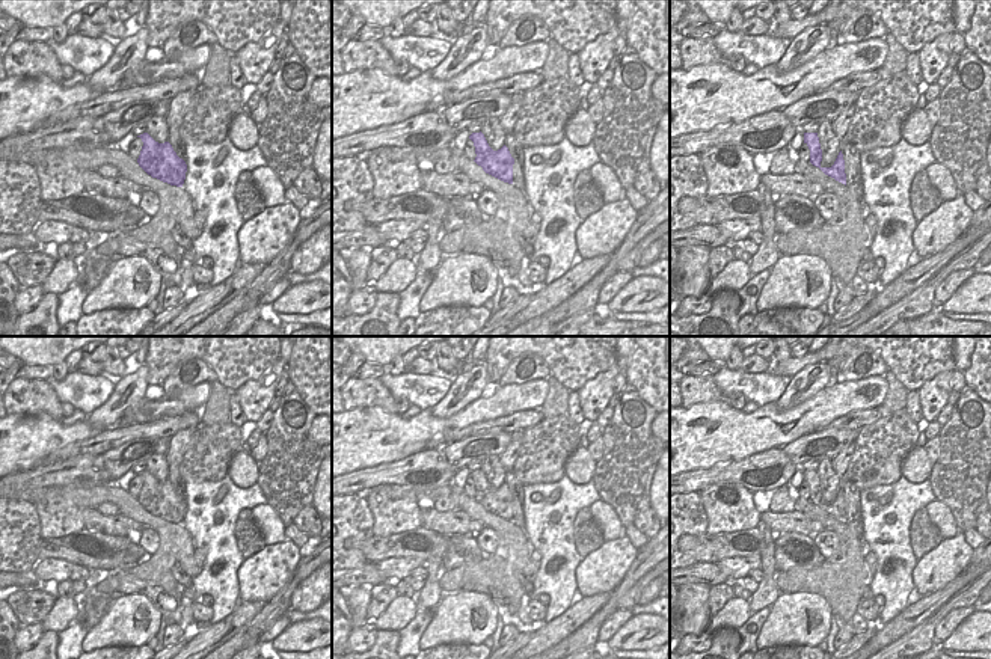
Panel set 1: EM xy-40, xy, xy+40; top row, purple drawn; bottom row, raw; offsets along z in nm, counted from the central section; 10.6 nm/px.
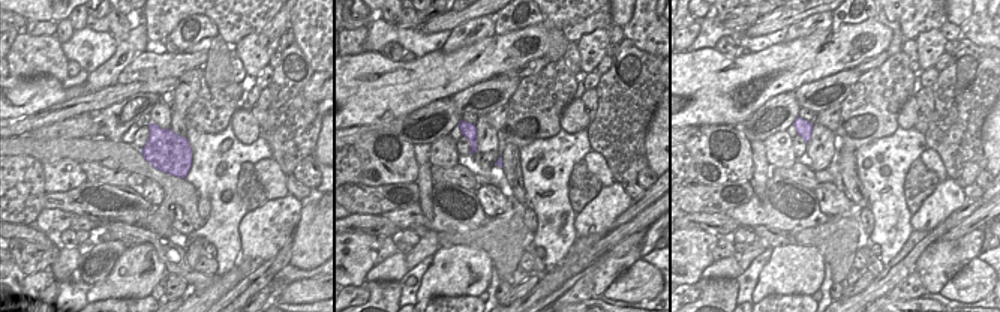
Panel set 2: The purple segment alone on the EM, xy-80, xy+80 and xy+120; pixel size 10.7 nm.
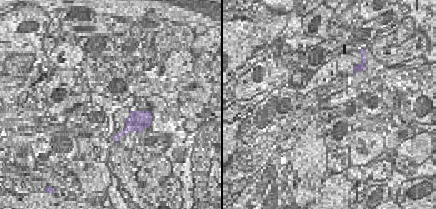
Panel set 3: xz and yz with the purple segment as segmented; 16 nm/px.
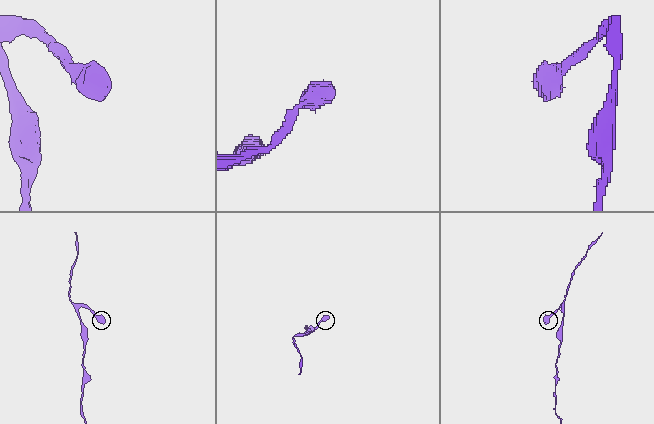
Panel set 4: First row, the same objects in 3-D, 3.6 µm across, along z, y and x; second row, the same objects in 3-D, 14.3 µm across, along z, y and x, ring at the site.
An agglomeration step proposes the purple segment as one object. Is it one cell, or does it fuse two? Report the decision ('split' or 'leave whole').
leave whole

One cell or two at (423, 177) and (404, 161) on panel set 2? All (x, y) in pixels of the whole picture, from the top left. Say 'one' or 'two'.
two

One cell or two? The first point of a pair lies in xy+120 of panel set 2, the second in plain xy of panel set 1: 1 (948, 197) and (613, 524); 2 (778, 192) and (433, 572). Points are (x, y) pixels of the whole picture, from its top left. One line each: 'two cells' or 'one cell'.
1: two cells
2: two cells

